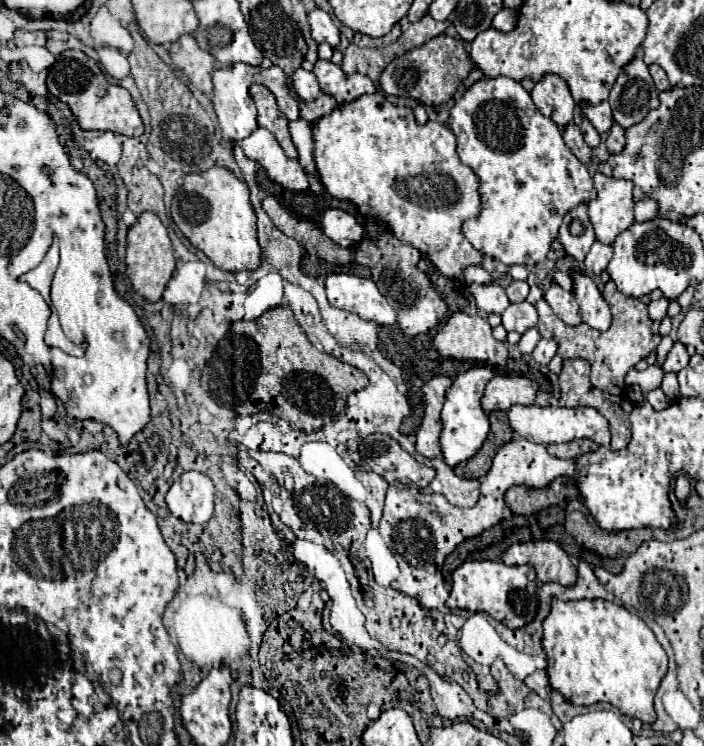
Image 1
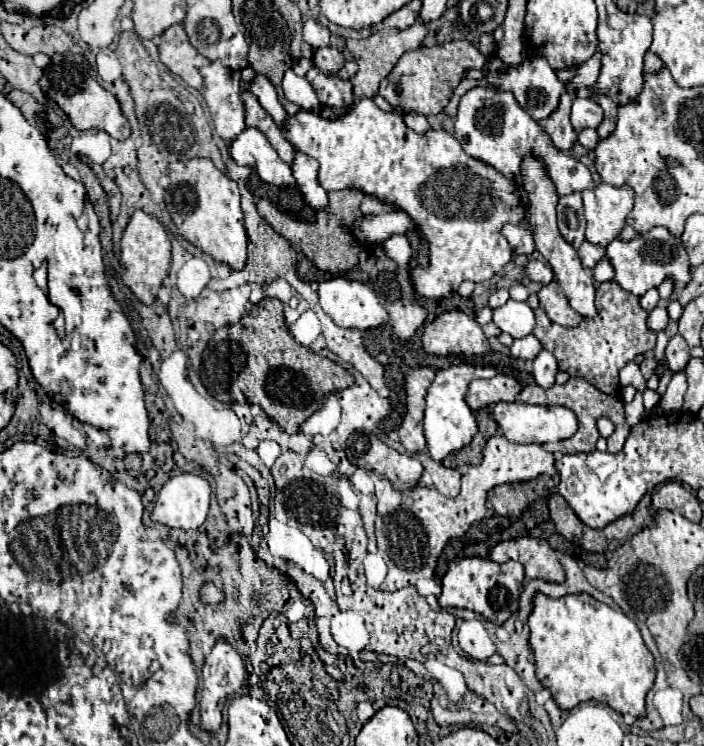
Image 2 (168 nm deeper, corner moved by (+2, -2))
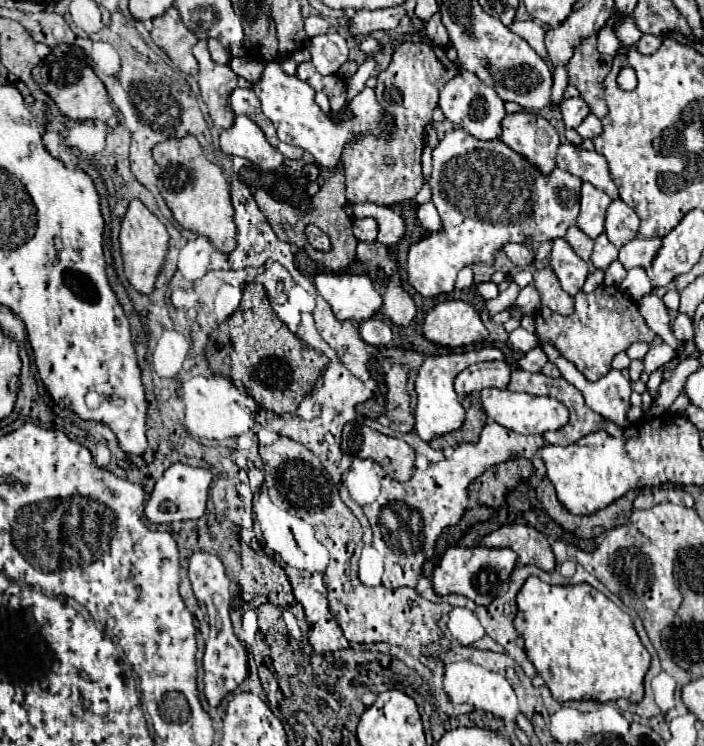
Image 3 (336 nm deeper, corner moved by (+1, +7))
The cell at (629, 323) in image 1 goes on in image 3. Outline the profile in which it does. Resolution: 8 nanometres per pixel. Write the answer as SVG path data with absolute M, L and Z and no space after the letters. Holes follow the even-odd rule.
M599 285L591 293L579 291L575 295L575 311L567 317L553 313L549 307L541 307L535 313L537 333L543 341L551 341L565 359L569 359L589 381L597 381L611 369L611 359L625 351L635 341L651 343L655 333L647 327L639 315L637 305L617 287Z

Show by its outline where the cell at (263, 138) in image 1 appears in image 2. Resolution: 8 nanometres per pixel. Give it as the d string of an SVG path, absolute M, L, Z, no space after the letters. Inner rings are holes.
M246 128L236 140L230 142L230 156L240 166L250 166L258 176L274 186L294 186L290 164L286 164L268 138L258 128Z

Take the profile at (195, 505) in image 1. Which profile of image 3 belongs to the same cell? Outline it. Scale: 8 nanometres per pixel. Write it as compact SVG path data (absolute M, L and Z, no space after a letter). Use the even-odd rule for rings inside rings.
M173 463L161 479L157 479L153 493L145 505L145 517L151 523L171 523L171 521L187 521L187 519L199 519L205 513L207 495L209 495L209 483L213 479L213 473L209 469L191 467L183 463Z

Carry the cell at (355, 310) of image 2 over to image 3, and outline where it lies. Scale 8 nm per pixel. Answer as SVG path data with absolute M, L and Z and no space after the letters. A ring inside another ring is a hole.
M321 273L315 277L315 289L339 321L361 323L371 319L383 305L381 295L367 275Z

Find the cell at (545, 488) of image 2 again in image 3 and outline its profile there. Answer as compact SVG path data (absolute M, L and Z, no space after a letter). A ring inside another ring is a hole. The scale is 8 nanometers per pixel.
M513 457L505 463L493 465L469 485L469 499L485 507L499 509L505 503L505 493L513 489L521 479L525 481L531 473L531 461L525 457Z

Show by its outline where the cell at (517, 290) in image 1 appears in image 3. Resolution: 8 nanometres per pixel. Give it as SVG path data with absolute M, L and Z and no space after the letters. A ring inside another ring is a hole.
M511 281L509 287L507 287L505 291L501 291L501 293L491 301L489 313L499 313L499 311L503 311L503 309L509 309L509 307L515 303L517 295L519 295L519 285L517 285L515 281Z

